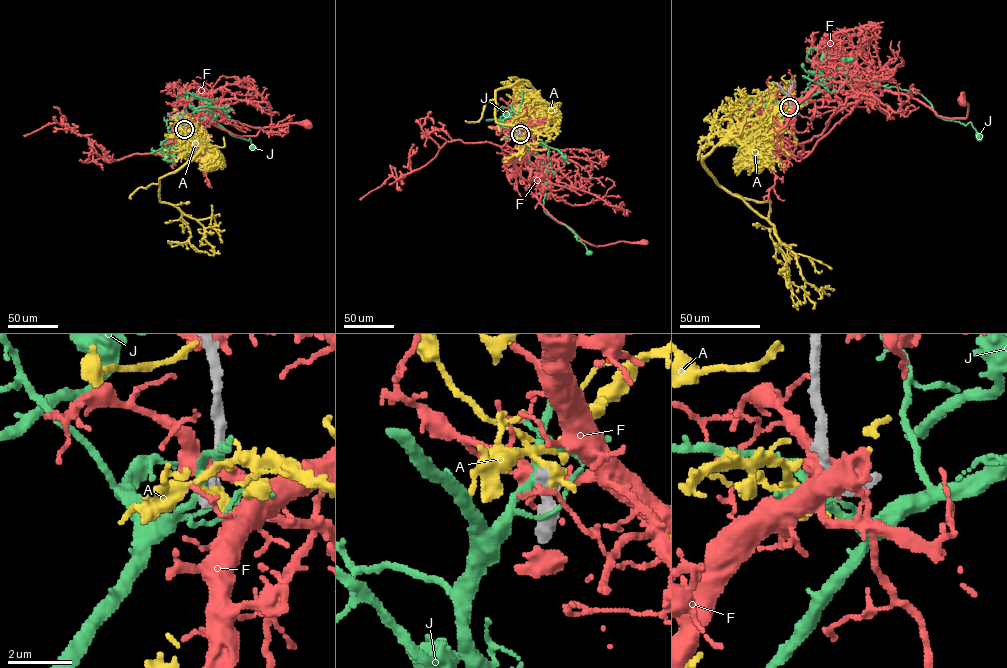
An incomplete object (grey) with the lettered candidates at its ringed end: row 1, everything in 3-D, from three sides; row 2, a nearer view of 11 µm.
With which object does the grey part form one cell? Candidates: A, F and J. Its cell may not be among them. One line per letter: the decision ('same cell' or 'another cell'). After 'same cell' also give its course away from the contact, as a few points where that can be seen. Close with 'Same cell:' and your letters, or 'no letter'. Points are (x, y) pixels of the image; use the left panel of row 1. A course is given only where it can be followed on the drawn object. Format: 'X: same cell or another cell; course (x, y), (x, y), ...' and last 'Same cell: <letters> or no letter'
A: another cell
F: another cell
J: another cell
Same cell: no letter

